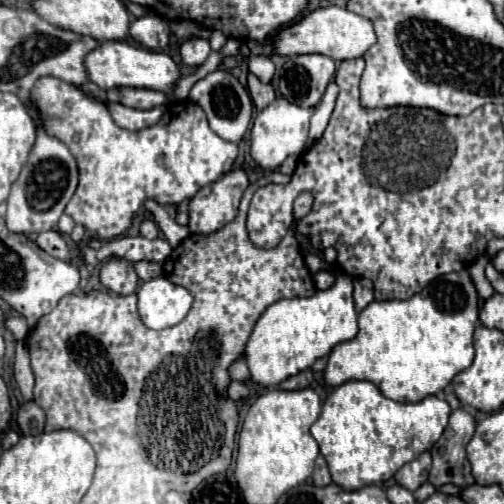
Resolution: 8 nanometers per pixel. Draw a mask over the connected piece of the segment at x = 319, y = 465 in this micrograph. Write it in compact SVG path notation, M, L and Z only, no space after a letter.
M322 456L316 458L316 466L314 466L314 484L316 486L328 486L332 484L332 478L330 478L330 472L328 472L328 466L326 466L326 460Z

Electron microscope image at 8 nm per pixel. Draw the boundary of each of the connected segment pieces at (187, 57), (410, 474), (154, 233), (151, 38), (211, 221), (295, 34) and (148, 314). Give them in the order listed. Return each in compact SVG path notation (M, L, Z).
M188 38L182 46L180 46L180 56L182 62L188 66L200 66L208 54L210 54L210 44L204 38Z
M430 452L420 454L420 458L416 458L414 462L410 462L408 466L402 466L396 472L396 480L400 486L408 488L408 490L418 490L426 480L428 480L428 472L430 472L430 464L432 464L432 456Z
M146 219L140 225L140 234L148 240L156 240L159 237L159 229L153 220Z
M156 14L136 18L130 24L130 36L150 50L158 50L158 46L164 50L170 42L168 24L164 18L156 16Z
M232 170L214 184L204 186L190 200L188 228L192 234L211 234L234 220L240 196L248 186L244 170Z
M326 6L314 12L308 12L302 20L284 28L274 40L274 50L276 54L282 54L282 56L326 54L332 60L350 60L350 58L364 56L364 52L374 44L376 44L376 32L368 18L354 14L348 8Z
M160 276L142 282L138 288L138 314L140 320L152 330L164 330L180 324L192 308L192 292L184 286L172 284Z

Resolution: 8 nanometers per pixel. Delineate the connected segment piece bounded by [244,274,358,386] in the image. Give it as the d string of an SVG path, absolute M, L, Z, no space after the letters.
M340 274L328 290L318 290L310 298L290 298L274 302L256 322L244 358L252 380L262 386L278 386L282 380L310 368L340 342L358 334L358 312L354 306L354 284L348 274Z

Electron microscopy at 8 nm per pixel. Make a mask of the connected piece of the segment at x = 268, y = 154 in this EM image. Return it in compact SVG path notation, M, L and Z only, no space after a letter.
M278 96L270 106L266 106L262 112L258 112L258 116L254 118L252 124L252 160L268 170L276 170L288 156L292 154L300 154L306 146L308 140L308 126L310 126L310 118L316 112L316 106L312 108L302 108L294 102L288 102L284 96Z

